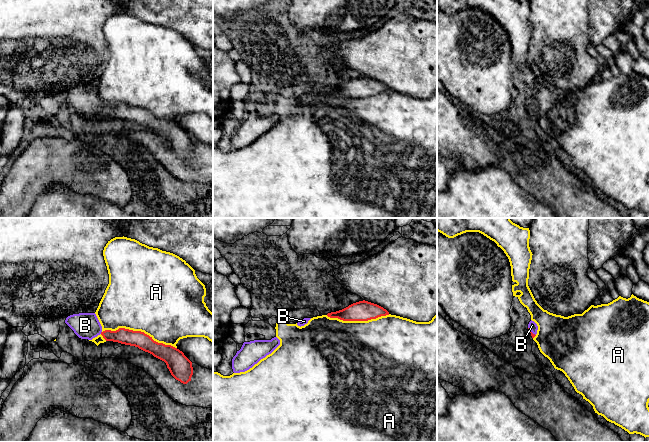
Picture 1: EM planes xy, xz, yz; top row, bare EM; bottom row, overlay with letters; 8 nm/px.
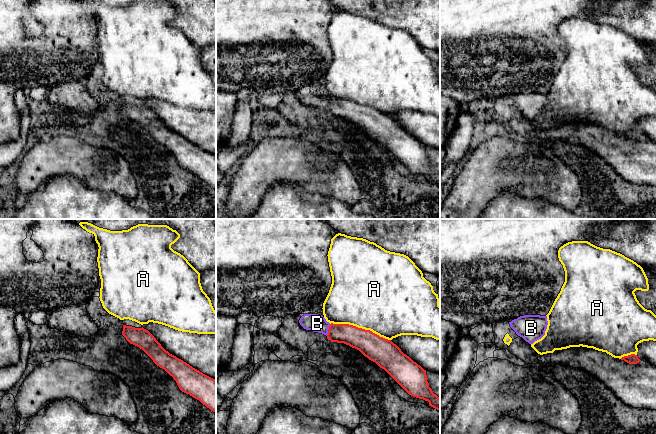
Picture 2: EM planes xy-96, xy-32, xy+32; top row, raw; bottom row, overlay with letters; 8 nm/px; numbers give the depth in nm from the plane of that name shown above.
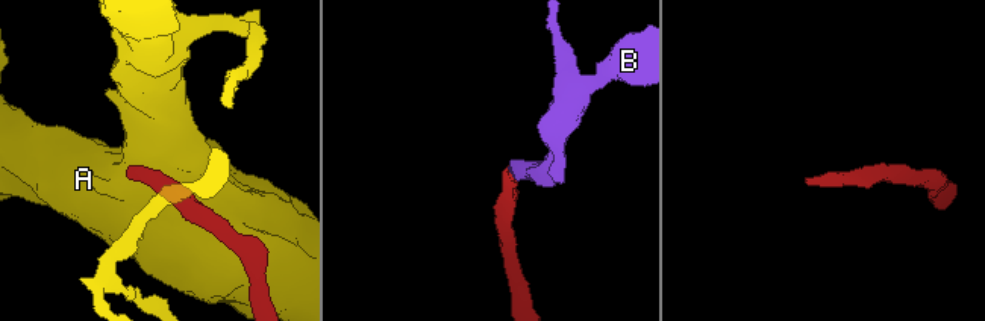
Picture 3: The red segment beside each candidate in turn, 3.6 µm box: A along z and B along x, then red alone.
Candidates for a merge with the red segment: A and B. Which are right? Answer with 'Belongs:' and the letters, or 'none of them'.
Belongs: B

